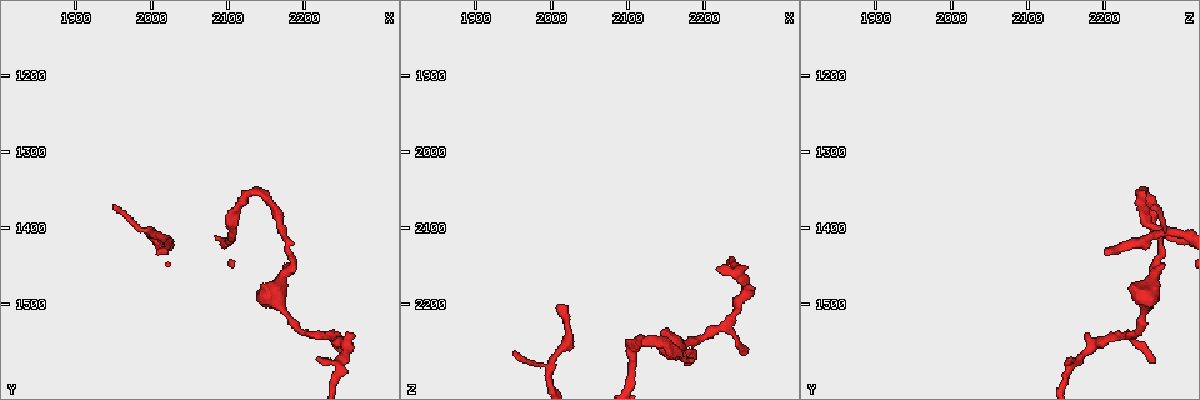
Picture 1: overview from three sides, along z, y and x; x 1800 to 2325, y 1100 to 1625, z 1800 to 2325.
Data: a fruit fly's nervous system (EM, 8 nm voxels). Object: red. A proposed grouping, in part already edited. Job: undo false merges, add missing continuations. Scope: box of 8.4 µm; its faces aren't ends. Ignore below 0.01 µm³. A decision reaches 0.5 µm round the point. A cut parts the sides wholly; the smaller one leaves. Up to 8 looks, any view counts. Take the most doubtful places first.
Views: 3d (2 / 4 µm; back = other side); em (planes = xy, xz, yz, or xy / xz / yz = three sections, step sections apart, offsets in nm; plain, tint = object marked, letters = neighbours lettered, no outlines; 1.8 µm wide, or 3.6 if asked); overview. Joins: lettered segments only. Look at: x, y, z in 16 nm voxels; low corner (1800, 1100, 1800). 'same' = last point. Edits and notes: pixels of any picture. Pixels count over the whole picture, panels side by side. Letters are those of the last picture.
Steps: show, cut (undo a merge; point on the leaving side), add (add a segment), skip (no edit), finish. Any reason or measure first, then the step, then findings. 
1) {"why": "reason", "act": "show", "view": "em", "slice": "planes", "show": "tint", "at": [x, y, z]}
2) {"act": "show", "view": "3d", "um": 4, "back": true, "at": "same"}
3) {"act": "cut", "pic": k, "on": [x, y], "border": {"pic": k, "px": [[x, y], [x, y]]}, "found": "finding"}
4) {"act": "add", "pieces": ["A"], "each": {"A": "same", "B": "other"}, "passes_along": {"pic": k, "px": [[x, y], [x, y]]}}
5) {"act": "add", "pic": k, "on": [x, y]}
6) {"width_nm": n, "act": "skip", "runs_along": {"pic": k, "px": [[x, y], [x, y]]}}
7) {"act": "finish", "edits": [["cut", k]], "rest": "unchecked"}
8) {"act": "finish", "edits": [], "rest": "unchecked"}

{"why": "abrupt turn", "act": "show", "view": "em", "slice": "planes", "show": "letters", "at": [2135, 1355, 2250]}

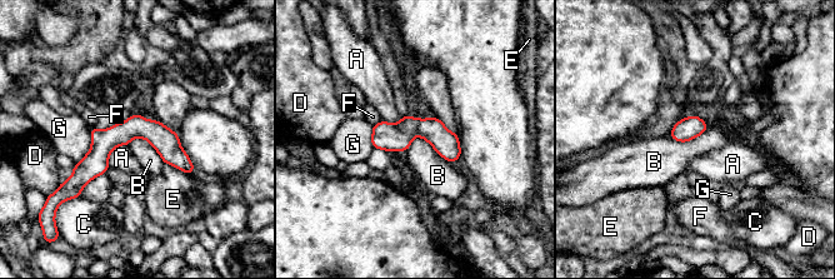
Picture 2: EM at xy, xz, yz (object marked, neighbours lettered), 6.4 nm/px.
{"act": "skip", "each": {"A": "other", "B": "other", "C": "other", "D": "other", "E": "other", "F": "other", "G": "other"}, "border": {"pic": 2, "px": [[405, 150], [421, 136], [451, 164]]}, "found": "one neuron here"}

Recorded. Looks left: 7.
{"why": "an open end", "act": "show", "view": "3d", "um": 2, "at": [2005, 1430, 2200]}

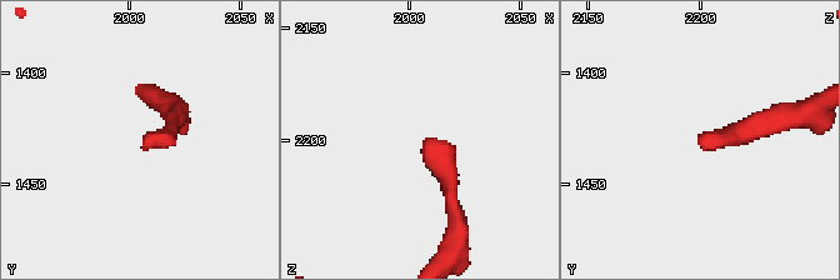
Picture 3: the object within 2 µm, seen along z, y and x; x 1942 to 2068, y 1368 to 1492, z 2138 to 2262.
{"act": "show", "view": "em", "slice": "xz", "step": 4, "show": "letters", "at": [2005, 1431, 2200]}

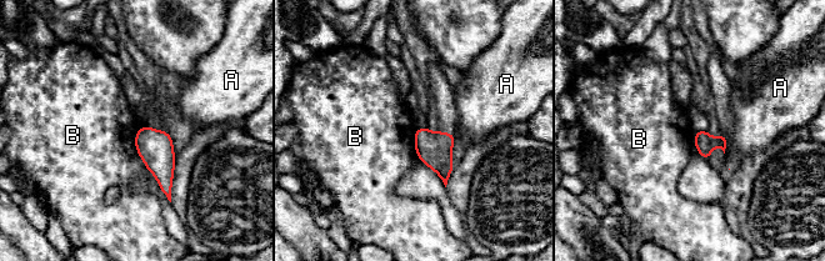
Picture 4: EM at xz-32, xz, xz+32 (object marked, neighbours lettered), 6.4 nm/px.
{"act": "skip", "each": {"A": "other", "B": "other"}, "border": {"pic": 4, "px": [[141, 126], [135, 149], [155, 177]]}, "found": "none of them fits"}

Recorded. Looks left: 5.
{"why": "thin end", "act": "show", "view": "3d", "um": 4, "at": [2220, 1570, 2150]}

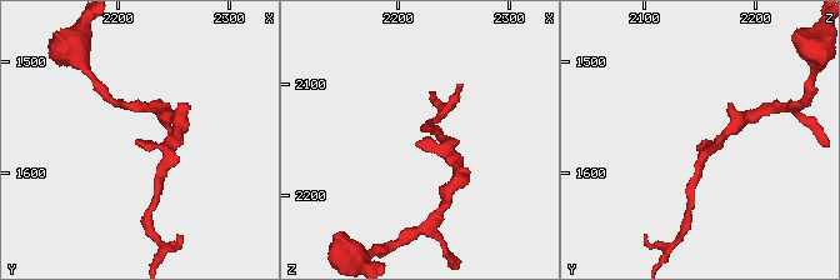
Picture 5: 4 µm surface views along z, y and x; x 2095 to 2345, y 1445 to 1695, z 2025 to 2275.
{"why": "now the EM", "act": "show", "view": "em", "slice": "xy", "step": 8, "show": "letters", "at": [2216, 1574, 2152]}

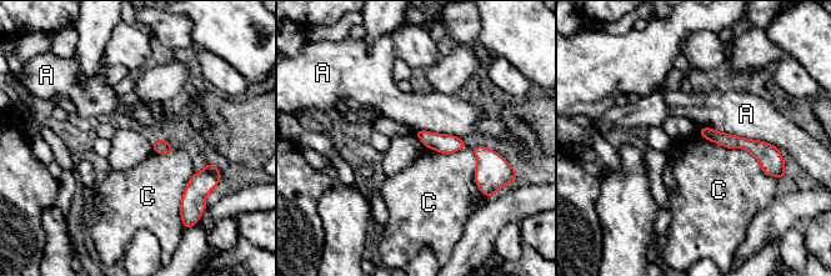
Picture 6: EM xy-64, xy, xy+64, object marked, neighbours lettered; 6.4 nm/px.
{"longest_contact_nm": ["C", 600], "act": "skip", "each": {"A": "other", "C": "other"}, "found": "none of them fits"}

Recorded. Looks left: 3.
{"act": "finish", "edits": [], "rest": "unchecked"}

